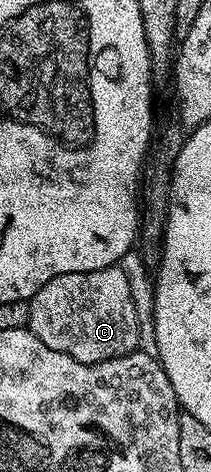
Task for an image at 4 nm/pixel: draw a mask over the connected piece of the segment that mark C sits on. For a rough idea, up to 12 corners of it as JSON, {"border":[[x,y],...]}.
{"border":[[119,266],[61,274],[27,328],[86,364],[139,347]]}

